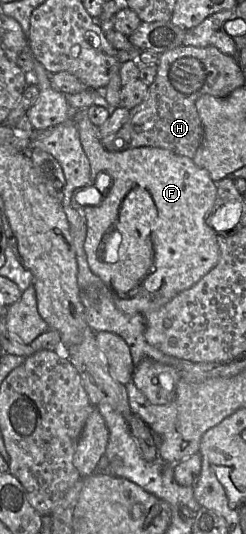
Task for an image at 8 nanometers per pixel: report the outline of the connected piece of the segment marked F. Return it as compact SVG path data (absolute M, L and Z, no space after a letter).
M86 110L75 111L75 116L73 116L72 119L75 121L82 147L90 163L90 179L92 185L99 173L104 172L111 177L111 185L106 193L102 194L100 203L92 206L84 206L83 208L83 216L86 222L84 250L89 267L110 290L113 301L121 312L128 315L134 315L145 314L149 311L159 309L177 294L195 285L202 277L210 272L219 261L220 252L217 243L218 232L216 232L208 223L208 217L214 210L217 198L217 184L211 179L209 173L205 169L196 166L192 159L175 154L167 149L139 147L121 152L107 151L101 143L99 128L93 125L90 121Z

